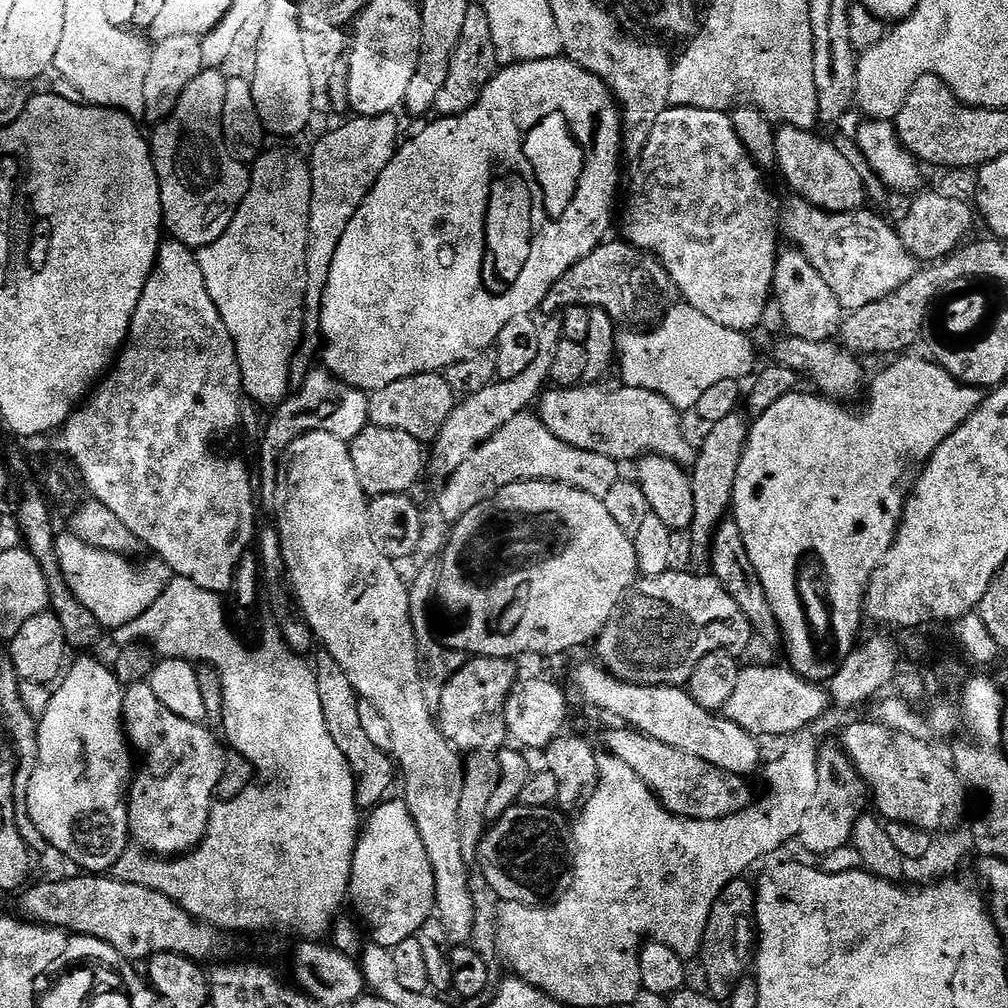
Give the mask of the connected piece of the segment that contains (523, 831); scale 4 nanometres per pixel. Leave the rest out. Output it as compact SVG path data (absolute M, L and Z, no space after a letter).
M517 803L511 808L507 808L500 818L494 821L491 827L488 828L484 840L480 844L479 851L479 864L481 870L484 871L484 880L492 887L492 892L496 896L500 896L501 901L509 900L510 902L518 902L519 904L525 904L526 906L534 906L535 908L542 908L549 904L554 904L556 901L562 899L566 894L566 890L570 890L572 885L572 872L570 869L574 864L574 840L570 835L570 828L564 825L563 811L557 810L555 807L547 808L531 808L528 805Z

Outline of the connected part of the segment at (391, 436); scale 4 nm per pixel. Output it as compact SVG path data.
M372 424L358 438L350 441L354 471L358 473L358 482L370 498L386 494L408 494L426 472L426 448L418 438L406 434L406 430L394 430Z

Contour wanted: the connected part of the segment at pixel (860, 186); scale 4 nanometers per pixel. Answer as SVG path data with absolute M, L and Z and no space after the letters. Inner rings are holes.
M781 123L779 127L775 129L776 164L793 193L827 212L859 212L865 207L863 174L830 141L798 124Z

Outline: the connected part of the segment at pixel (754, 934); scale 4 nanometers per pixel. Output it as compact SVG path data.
M741 878L739 880L732 880L722 890L720 895L720 903L713 908L708 925L706 926L706 934L704 941L700 947L700 955L698 957L699 963L704 963L704 980L707 991L714 997L714 999L721 1002L731 1000L740 981L745 979L747 970L750 968L750 961L754 956L754 945L758 940L758 929L756 926L756 889L750 883L747 884L747 879Z

